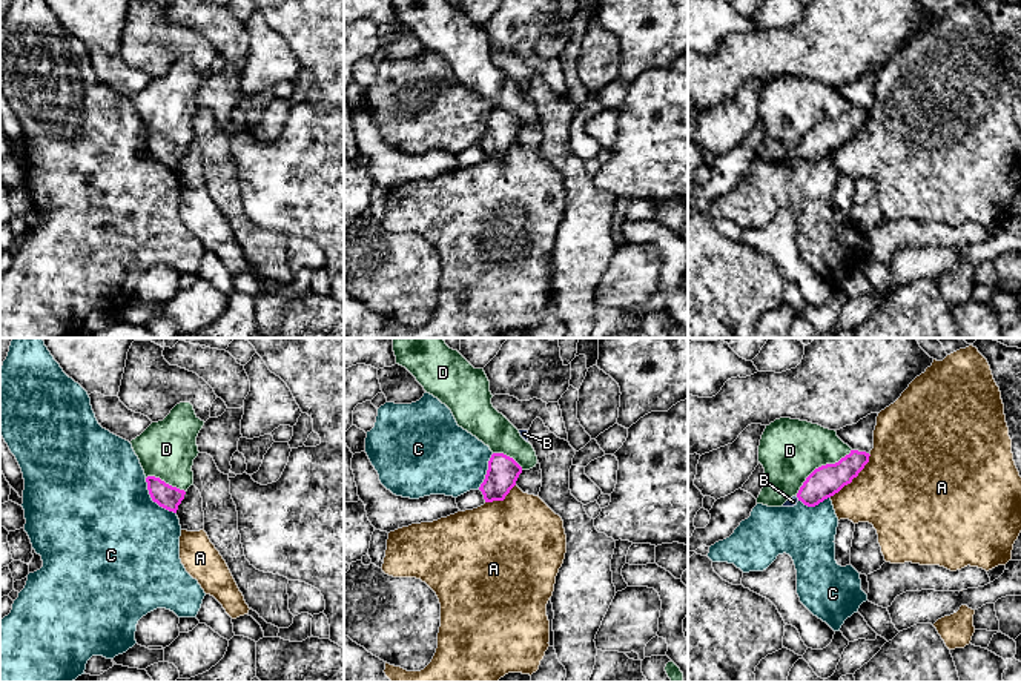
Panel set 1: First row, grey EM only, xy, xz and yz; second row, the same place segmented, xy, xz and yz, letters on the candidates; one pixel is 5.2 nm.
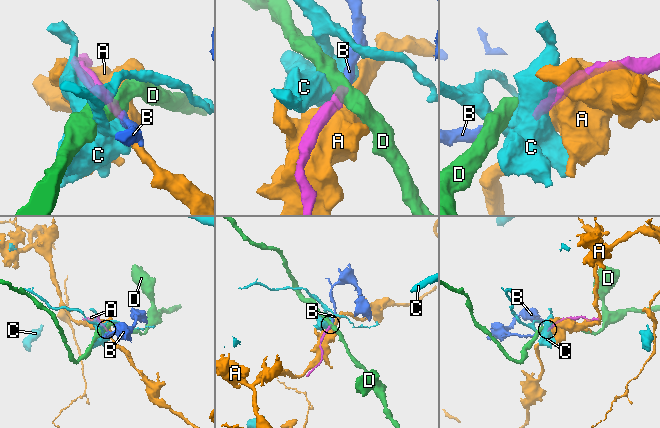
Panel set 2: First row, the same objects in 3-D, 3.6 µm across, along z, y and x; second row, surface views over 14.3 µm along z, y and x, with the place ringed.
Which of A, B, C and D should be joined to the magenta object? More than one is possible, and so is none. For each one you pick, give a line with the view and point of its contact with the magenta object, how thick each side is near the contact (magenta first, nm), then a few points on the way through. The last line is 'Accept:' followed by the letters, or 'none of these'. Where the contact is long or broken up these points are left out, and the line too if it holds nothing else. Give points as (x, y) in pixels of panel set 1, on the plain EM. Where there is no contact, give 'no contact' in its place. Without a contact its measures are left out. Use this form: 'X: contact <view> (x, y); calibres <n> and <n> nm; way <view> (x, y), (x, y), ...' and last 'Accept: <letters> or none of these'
B: contact yz (797, 152); calibres 160 and 50 nm; way yz (825, 137), (811, 149), (797, 152), (793, 157)
Accept: B

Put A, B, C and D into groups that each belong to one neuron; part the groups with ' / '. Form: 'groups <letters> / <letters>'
groups A / B / C / D

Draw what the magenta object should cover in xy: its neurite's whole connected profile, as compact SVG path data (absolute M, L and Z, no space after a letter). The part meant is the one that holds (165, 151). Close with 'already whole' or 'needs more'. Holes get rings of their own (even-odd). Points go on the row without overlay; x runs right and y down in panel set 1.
M147 132L146 138L152 157L166 166L177 169L186 147L166 140L155 132Z | already whole

